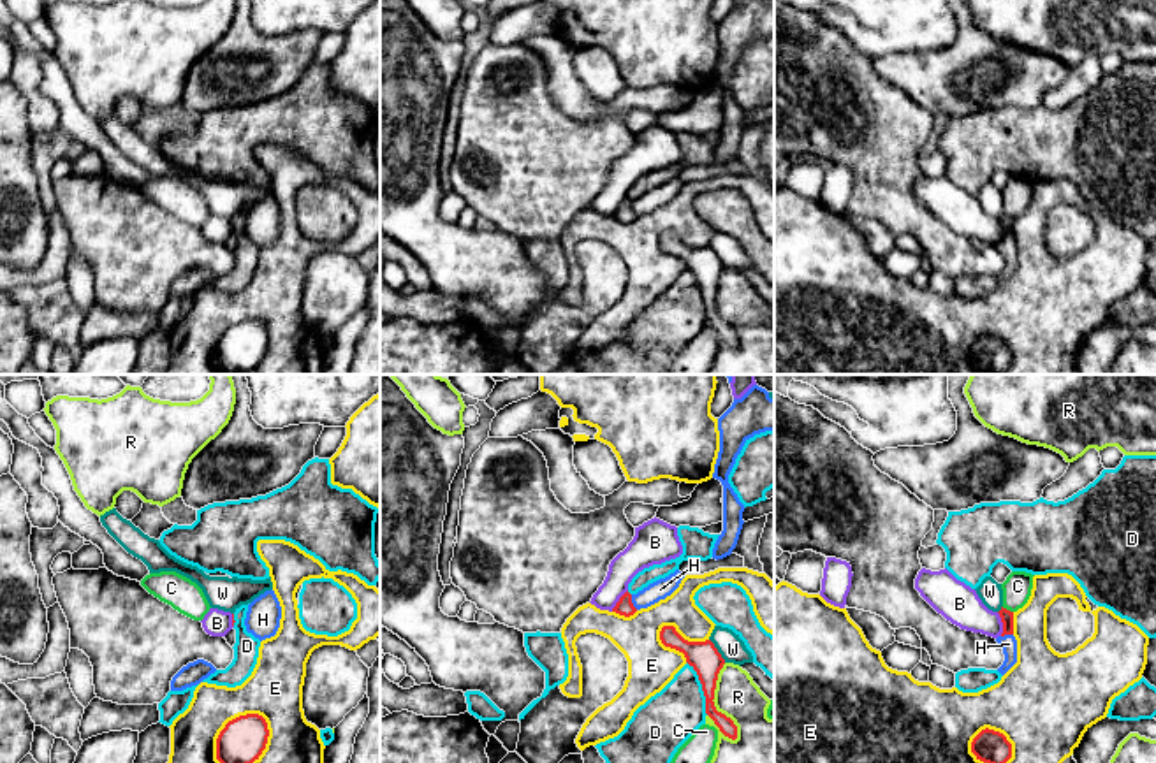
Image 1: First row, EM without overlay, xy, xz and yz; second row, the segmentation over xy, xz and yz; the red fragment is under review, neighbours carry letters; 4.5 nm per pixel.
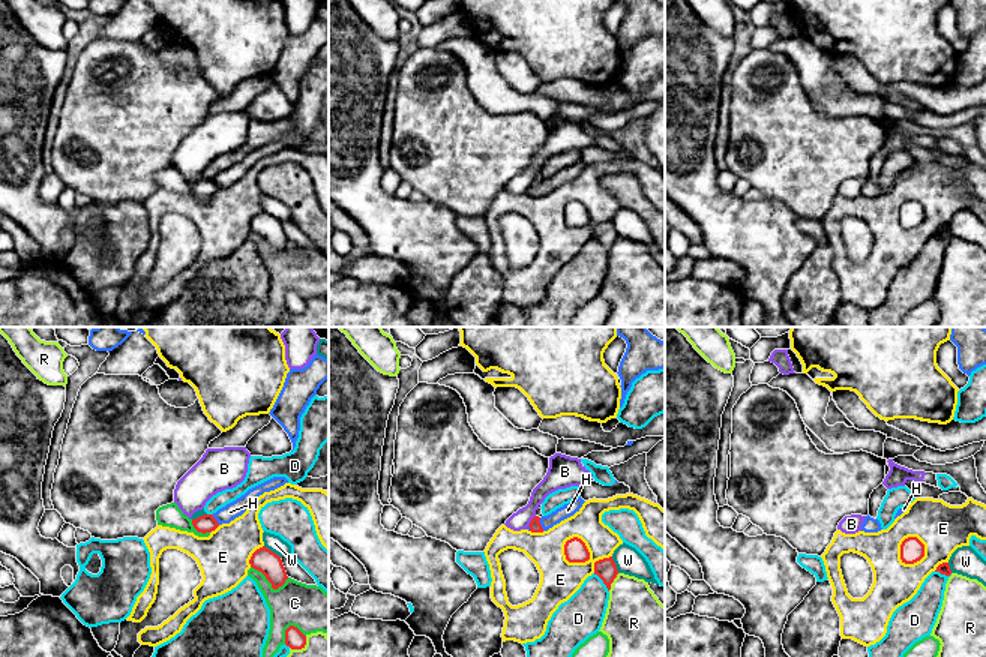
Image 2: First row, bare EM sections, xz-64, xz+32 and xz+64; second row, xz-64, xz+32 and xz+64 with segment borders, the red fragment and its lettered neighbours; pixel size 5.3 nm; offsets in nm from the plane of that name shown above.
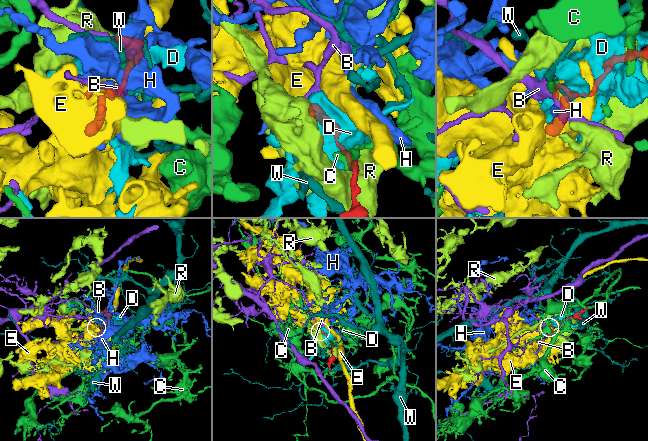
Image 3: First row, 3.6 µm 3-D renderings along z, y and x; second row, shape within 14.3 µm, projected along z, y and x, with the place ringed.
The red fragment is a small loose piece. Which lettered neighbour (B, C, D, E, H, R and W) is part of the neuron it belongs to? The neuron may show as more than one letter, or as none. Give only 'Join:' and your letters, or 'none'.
Join: H

